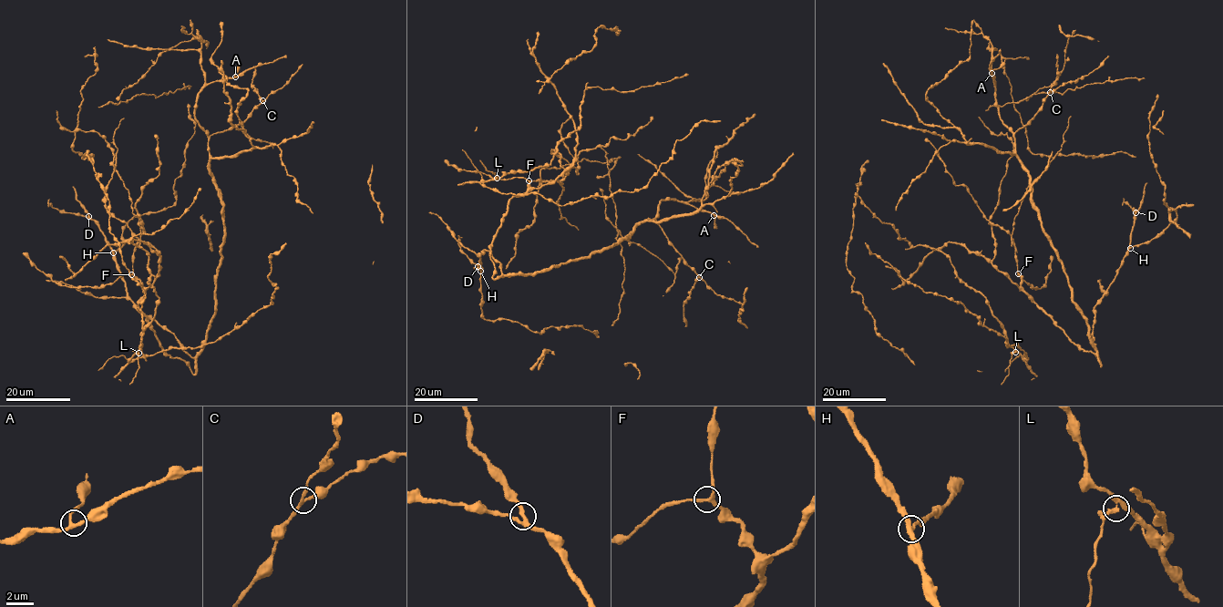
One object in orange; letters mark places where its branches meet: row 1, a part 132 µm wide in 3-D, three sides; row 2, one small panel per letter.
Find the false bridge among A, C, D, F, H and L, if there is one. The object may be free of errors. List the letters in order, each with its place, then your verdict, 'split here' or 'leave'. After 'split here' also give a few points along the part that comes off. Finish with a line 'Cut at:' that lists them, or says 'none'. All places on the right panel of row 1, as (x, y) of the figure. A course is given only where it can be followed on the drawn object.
A: at (991, 73); leave
C: at (1050, 92); leave
D: at (1135, 212); leave
F: at (1018, 273); leave
H: at (1130, 248); leave
L: at (1015, 352); split here; foreign part runs (1014, 351), (1010, 359), (1008, 375), (1001, 385)
Cut at: L

